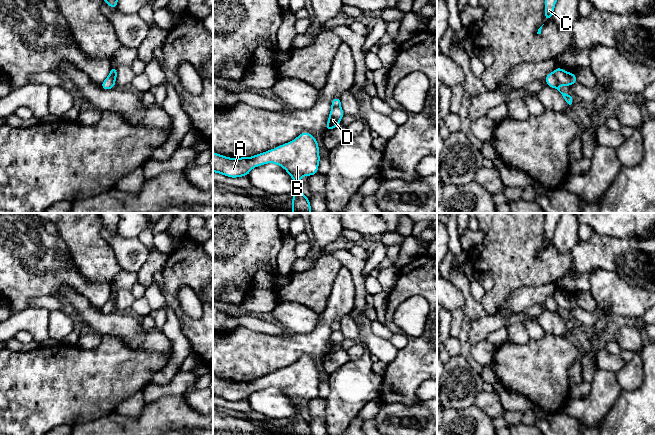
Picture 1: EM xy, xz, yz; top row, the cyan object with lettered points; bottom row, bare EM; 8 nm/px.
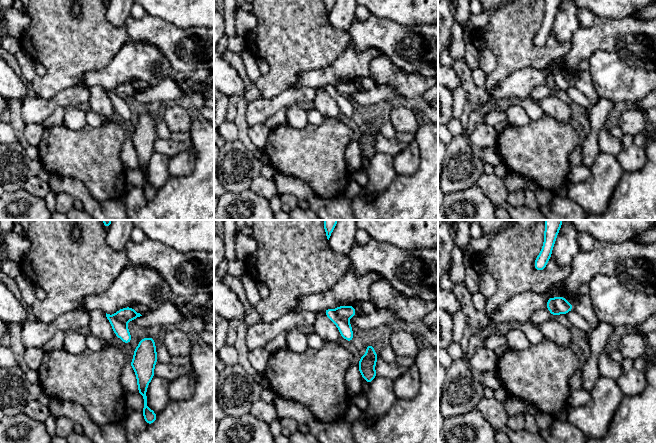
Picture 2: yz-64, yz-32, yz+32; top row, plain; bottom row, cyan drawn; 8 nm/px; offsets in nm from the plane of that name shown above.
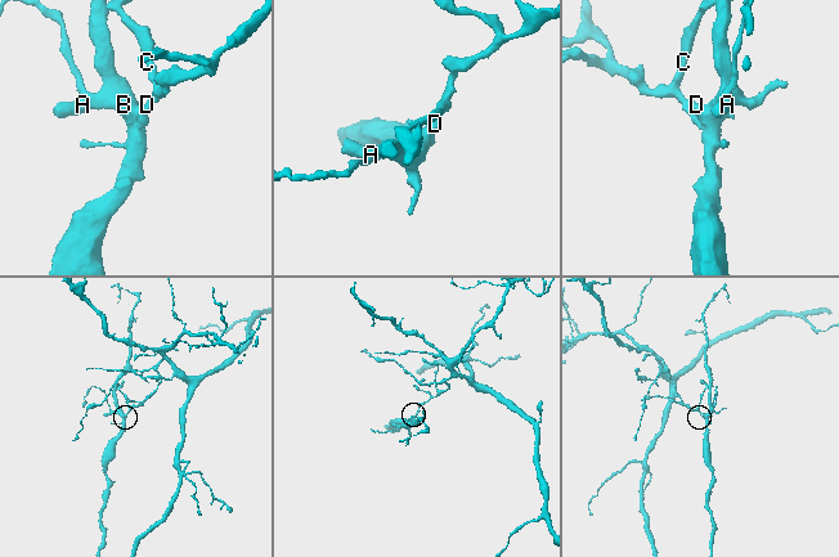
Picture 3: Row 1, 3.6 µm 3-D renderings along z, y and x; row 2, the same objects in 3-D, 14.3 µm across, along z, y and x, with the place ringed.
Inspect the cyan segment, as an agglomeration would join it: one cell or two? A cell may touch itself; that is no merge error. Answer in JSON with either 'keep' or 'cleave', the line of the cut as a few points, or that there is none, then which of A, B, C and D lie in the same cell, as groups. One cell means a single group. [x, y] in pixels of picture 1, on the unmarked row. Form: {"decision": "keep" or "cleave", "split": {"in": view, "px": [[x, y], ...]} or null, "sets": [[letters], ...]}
{"decision": "cleave", "split": {"in": "yz", "px": [[552, 297], [559, 308]]}, "sets": [["A", "B", "D"], ["C"]]}

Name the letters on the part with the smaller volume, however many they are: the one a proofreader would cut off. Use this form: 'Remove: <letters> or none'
Remove: A, B, D

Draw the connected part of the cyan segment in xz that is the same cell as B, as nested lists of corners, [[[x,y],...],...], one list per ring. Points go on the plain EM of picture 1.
[[[308,356],[301,357],[291,366],[252,381],[228,382],[213,376],[213,396],[231,402],[248,400],[254,391],[266,387],[283,391],[295,406],[292,435],[311,435],[309,422],[301,415],[300,403],[317,398],[319,386],[317,364]]]

